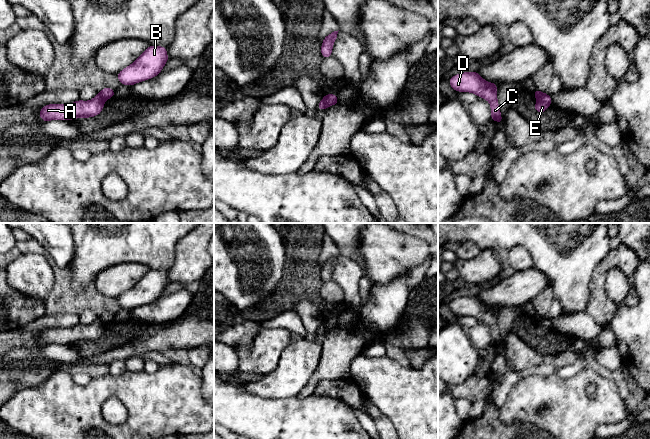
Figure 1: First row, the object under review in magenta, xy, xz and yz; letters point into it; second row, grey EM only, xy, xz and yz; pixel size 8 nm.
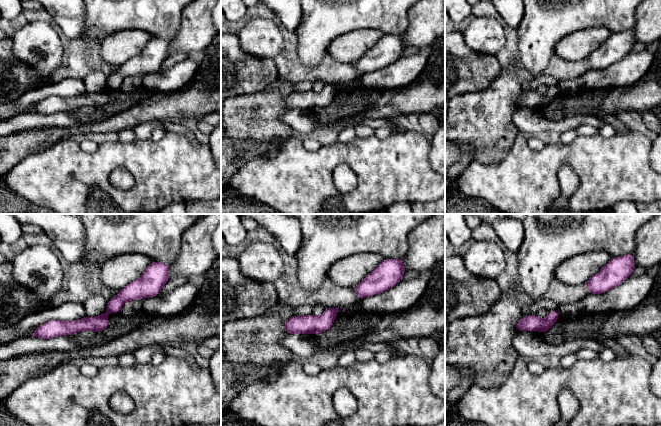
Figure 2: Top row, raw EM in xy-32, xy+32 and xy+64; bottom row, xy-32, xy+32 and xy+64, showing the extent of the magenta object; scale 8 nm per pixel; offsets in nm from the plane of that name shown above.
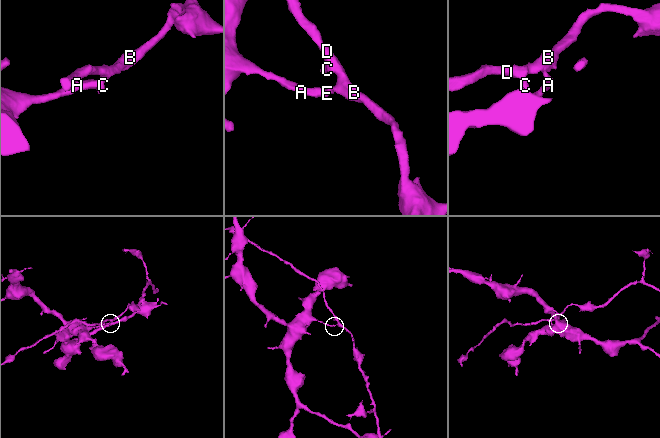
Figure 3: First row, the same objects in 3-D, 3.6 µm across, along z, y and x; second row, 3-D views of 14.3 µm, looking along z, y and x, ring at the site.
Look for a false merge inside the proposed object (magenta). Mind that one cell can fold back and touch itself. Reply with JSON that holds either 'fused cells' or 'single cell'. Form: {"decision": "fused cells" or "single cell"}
{"decision": "fused cells"}

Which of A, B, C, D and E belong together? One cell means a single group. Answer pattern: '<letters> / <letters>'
A E / B C D

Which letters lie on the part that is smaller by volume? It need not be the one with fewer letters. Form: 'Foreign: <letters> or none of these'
Foreign: B, C, D

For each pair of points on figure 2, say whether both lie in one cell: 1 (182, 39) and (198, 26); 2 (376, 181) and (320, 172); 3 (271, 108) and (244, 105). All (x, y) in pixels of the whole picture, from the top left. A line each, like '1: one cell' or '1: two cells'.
1: one cell
2: one cell
3: one cell

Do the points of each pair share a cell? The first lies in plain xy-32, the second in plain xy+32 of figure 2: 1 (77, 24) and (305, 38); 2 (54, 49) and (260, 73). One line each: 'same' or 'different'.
1: different
2: different

